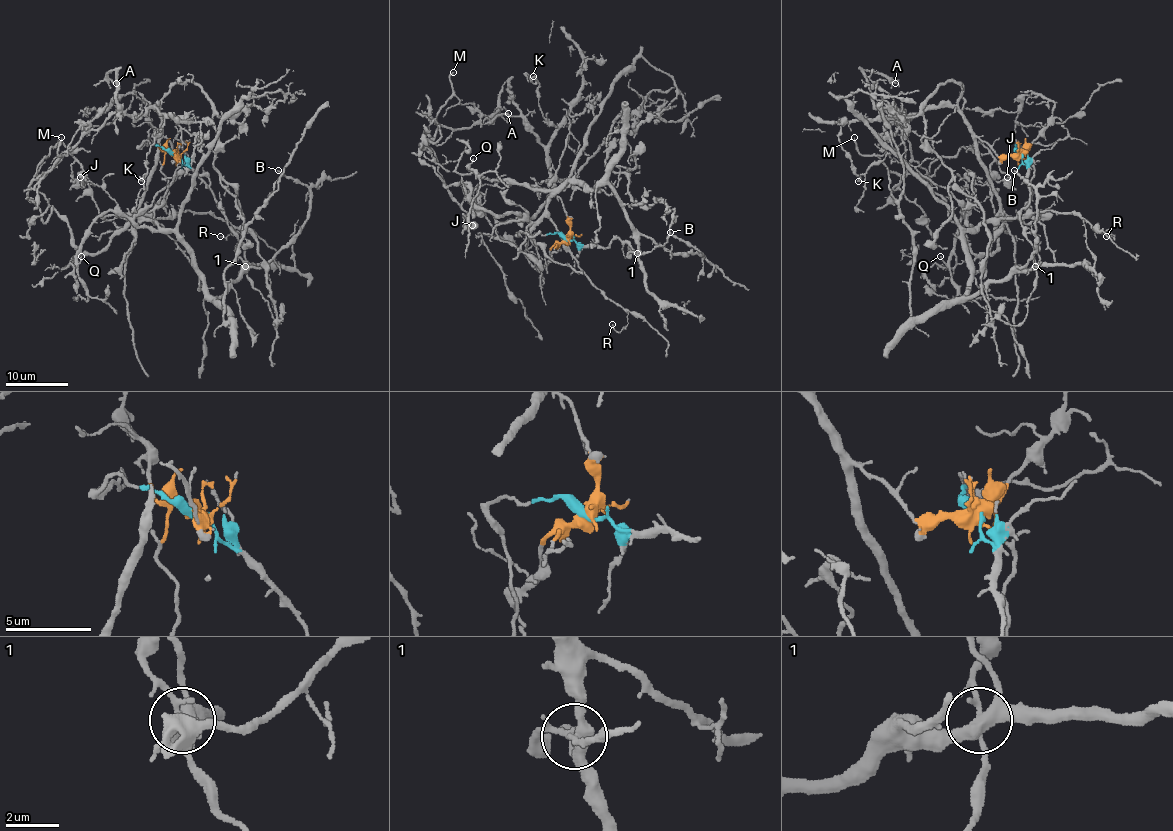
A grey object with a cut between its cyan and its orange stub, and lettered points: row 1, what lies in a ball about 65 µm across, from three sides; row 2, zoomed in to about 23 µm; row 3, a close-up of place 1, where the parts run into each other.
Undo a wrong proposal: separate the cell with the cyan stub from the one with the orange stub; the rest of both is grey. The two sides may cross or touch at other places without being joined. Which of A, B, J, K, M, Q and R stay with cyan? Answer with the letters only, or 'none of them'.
B, Q, R

